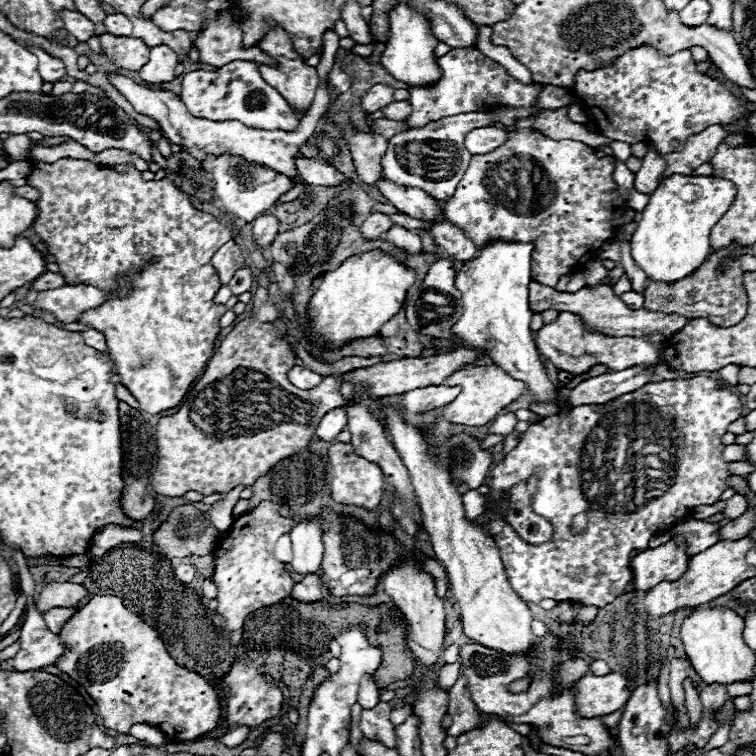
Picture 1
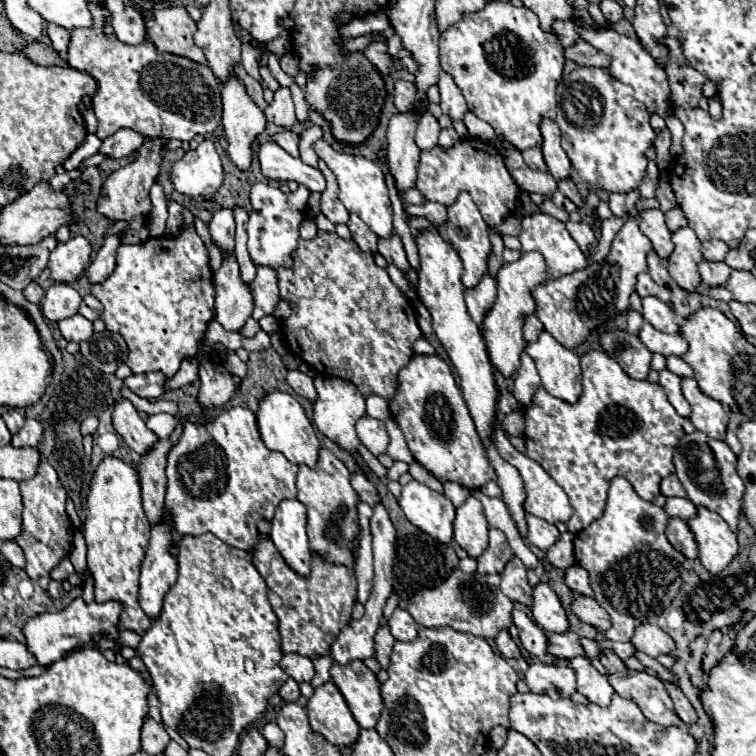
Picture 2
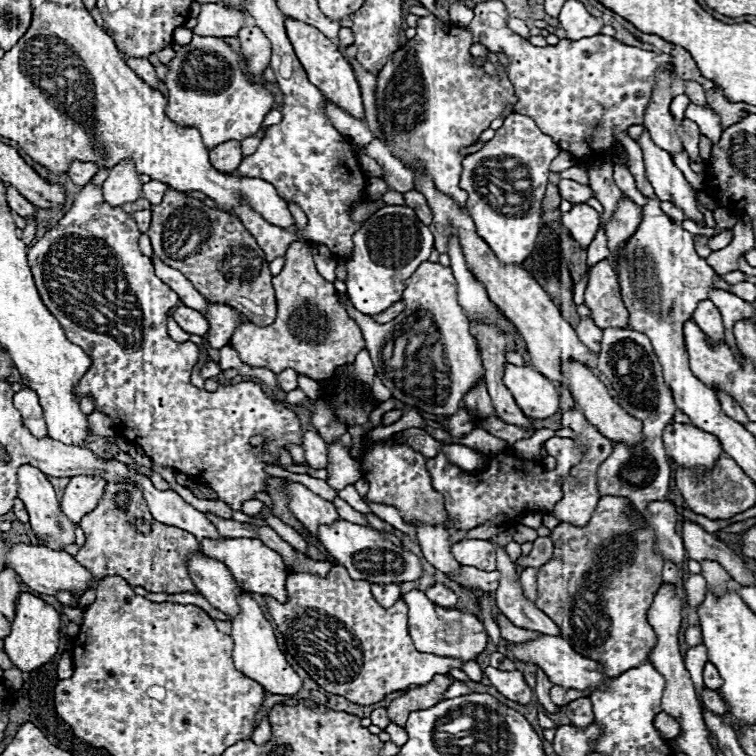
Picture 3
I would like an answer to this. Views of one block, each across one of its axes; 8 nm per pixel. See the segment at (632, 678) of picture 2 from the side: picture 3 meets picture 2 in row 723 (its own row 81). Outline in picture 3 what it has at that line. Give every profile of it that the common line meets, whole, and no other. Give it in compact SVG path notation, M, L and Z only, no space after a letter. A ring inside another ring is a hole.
M674 70L654 72L654 88L644 112L644 126L650 132L654 144L670 154L684 150L676 136L678 124L670 114L670 102L682 92L684 92L684 80Z

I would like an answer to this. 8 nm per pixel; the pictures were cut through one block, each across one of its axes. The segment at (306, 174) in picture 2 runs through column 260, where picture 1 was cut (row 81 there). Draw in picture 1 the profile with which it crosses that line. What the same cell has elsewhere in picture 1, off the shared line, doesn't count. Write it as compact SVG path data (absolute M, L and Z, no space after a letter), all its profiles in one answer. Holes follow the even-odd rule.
M156 46L150 48L150 58L144 64L144 68L140 70L140 78L146 84L164 84L164 82L172 82L174 76L174 68L178 64L176 54L168 48L168 46Z

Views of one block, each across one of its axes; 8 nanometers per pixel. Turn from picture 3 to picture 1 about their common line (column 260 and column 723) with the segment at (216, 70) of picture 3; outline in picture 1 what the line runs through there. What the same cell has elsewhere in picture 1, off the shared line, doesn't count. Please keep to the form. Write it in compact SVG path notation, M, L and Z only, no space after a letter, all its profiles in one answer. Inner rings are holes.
M640 46L620 56L614 66L594 72L580 70L576 74L576 96L584 98L598 132L610 140L628 144L646 142L660 154L668 154L672 140L686 140L702 132L710 124L726 124L734 118L748 118L744 102L730 94L718 80L696 70L690 50L680 50L672 56L660 56L652 46Z

